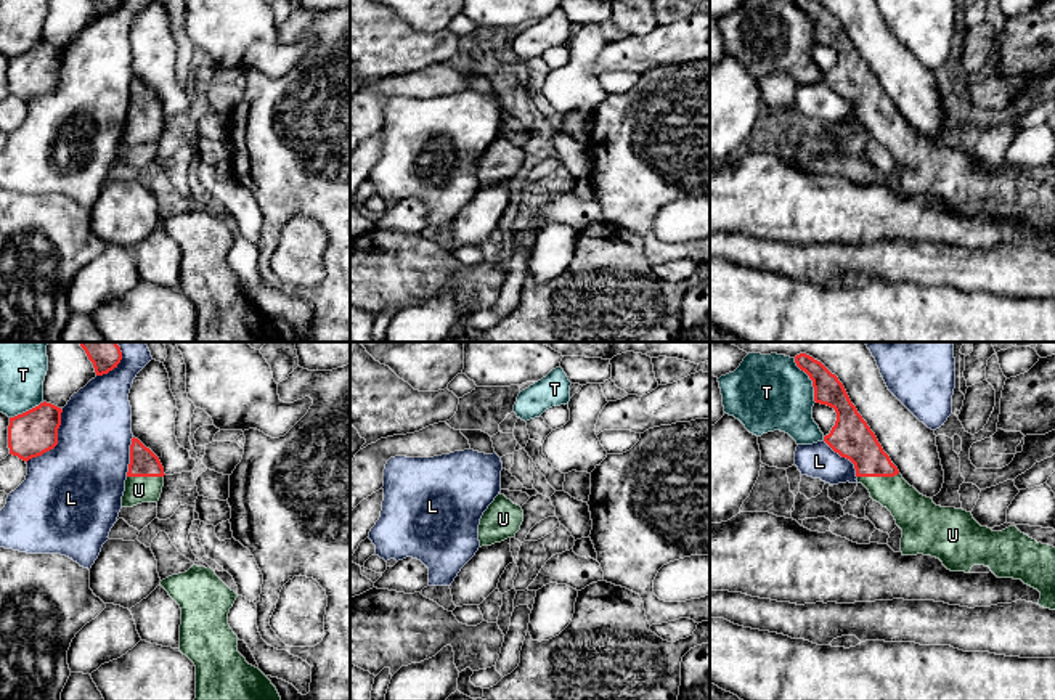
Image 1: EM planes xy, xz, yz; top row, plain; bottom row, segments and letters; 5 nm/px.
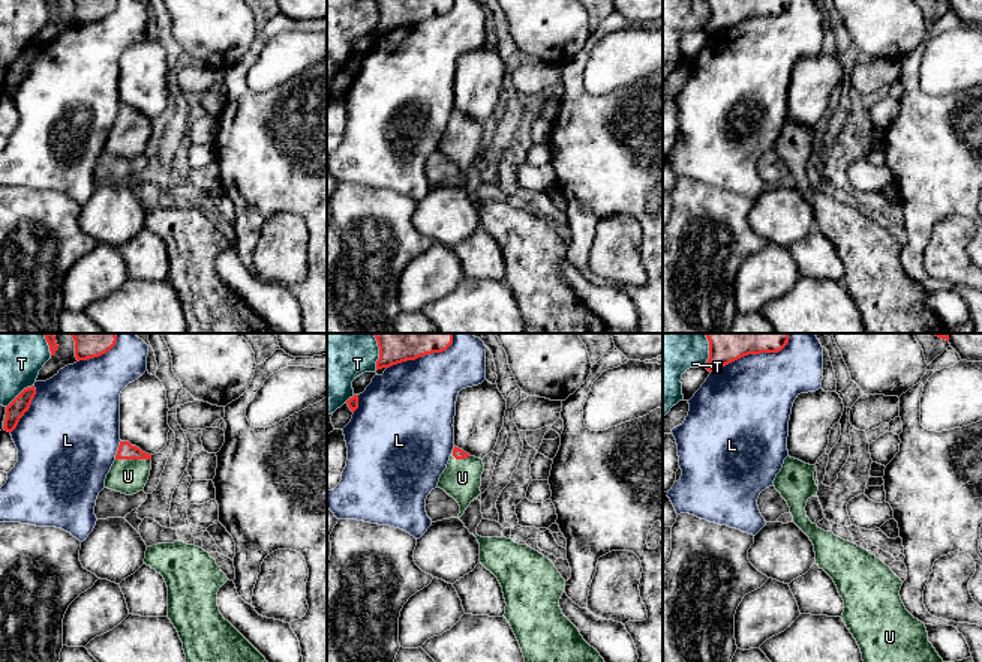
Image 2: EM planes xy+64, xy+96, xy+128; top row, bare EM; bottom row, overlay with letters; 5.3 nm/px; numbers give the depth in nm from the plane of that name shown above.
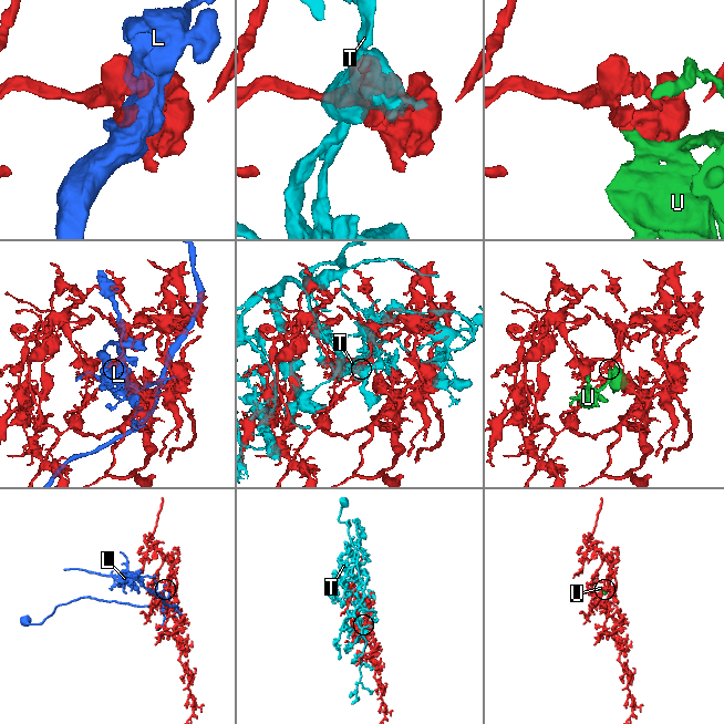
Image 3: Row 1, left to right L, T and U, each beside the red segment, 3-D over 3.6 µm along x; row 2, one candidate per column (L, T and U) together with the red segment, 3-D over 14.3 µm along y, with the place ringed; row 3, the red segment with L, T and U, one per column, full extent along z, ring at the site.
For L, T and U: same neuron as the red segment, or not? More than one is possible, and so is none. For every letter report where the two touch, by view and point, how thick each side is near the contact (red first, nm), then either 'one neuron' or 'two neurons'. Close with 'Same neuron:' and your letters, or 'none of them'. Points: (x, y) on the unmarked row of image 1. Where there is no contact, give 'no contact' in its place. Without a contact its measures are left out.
L: meets red in xy at (57, 82); 220 nm thick on the red side, 460 nm on the other; two neurons
T: meets red in yz at (811, 20); 150 nm thick on the red side, 360 nm on the other; two neurons
U: meets red in yz at (877, 116); 200 nm thick on the red side, 190 nm on the other; one neuron
Same neuron: U

